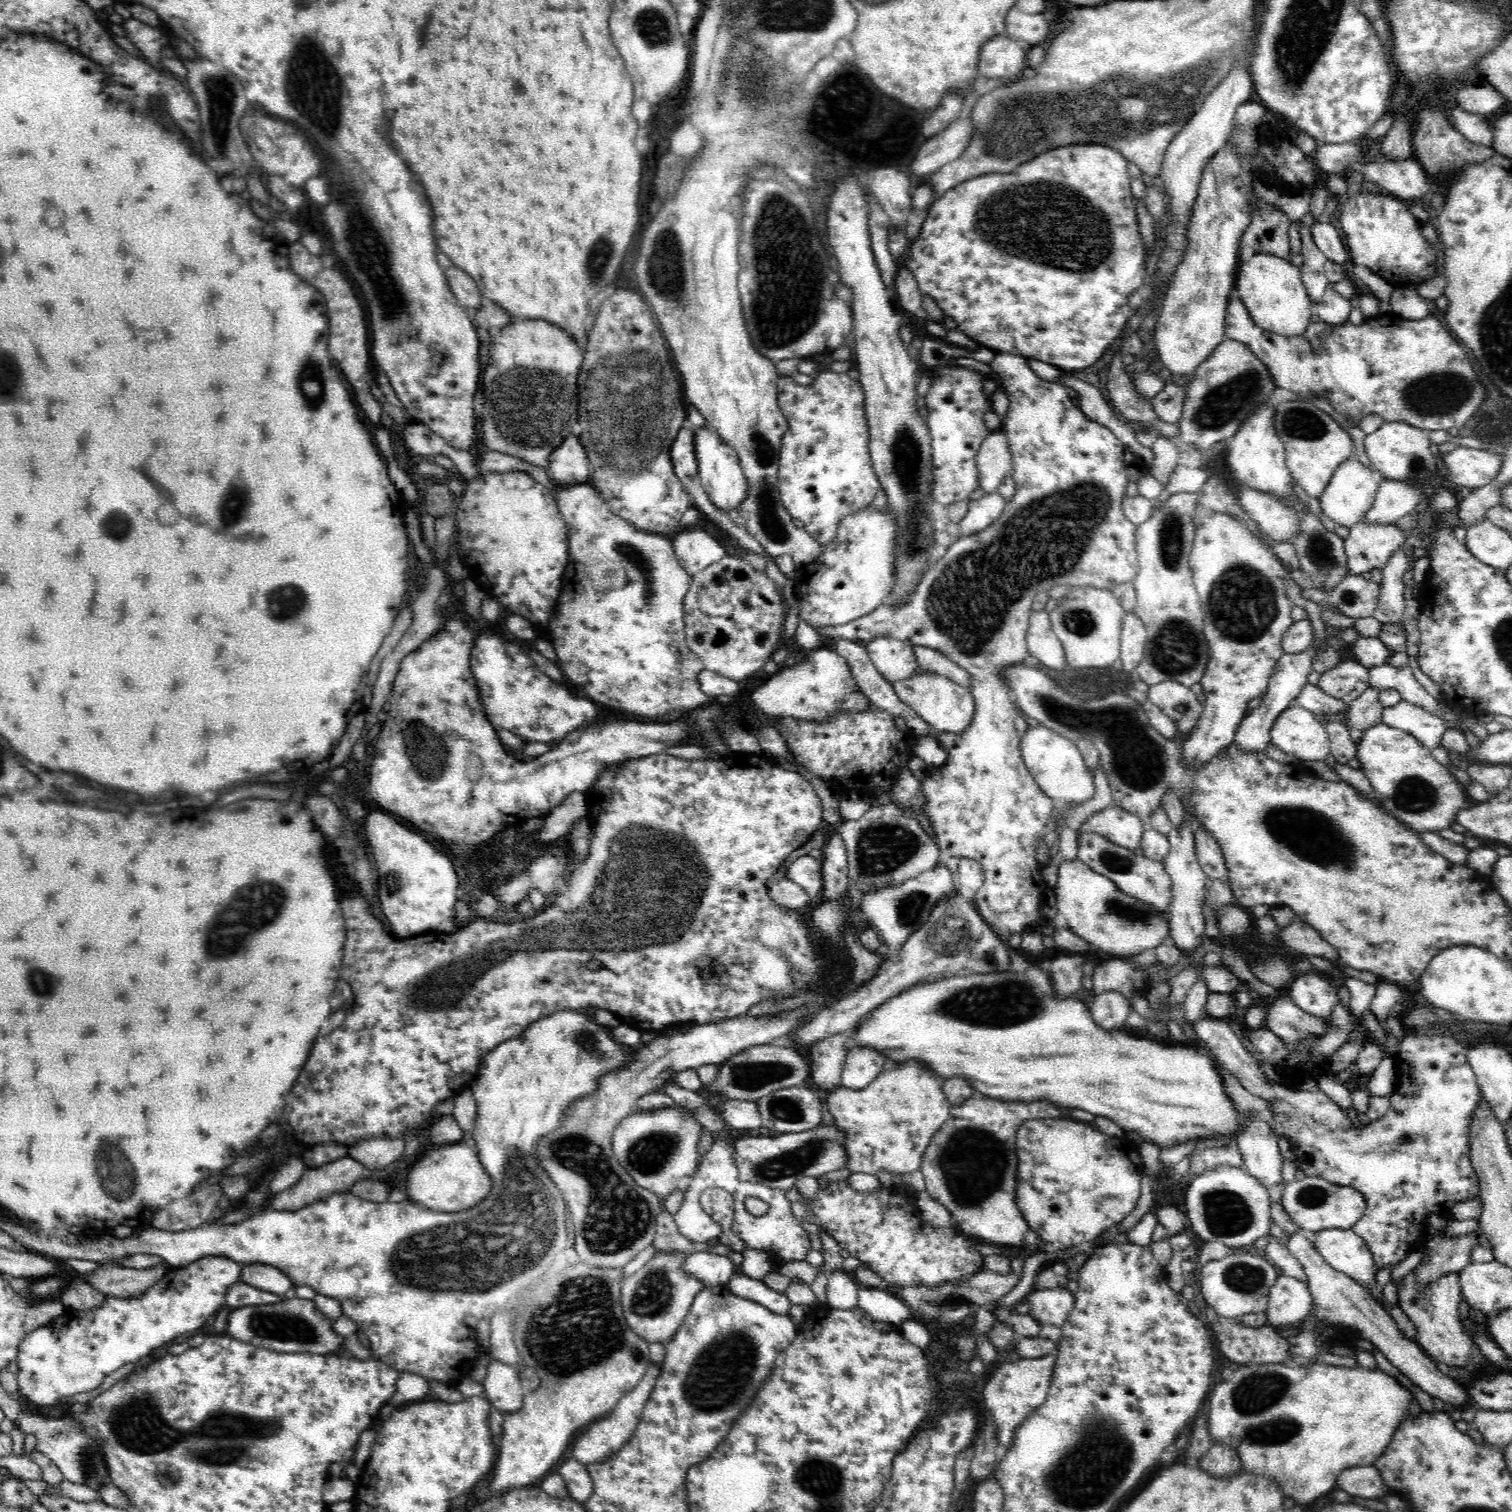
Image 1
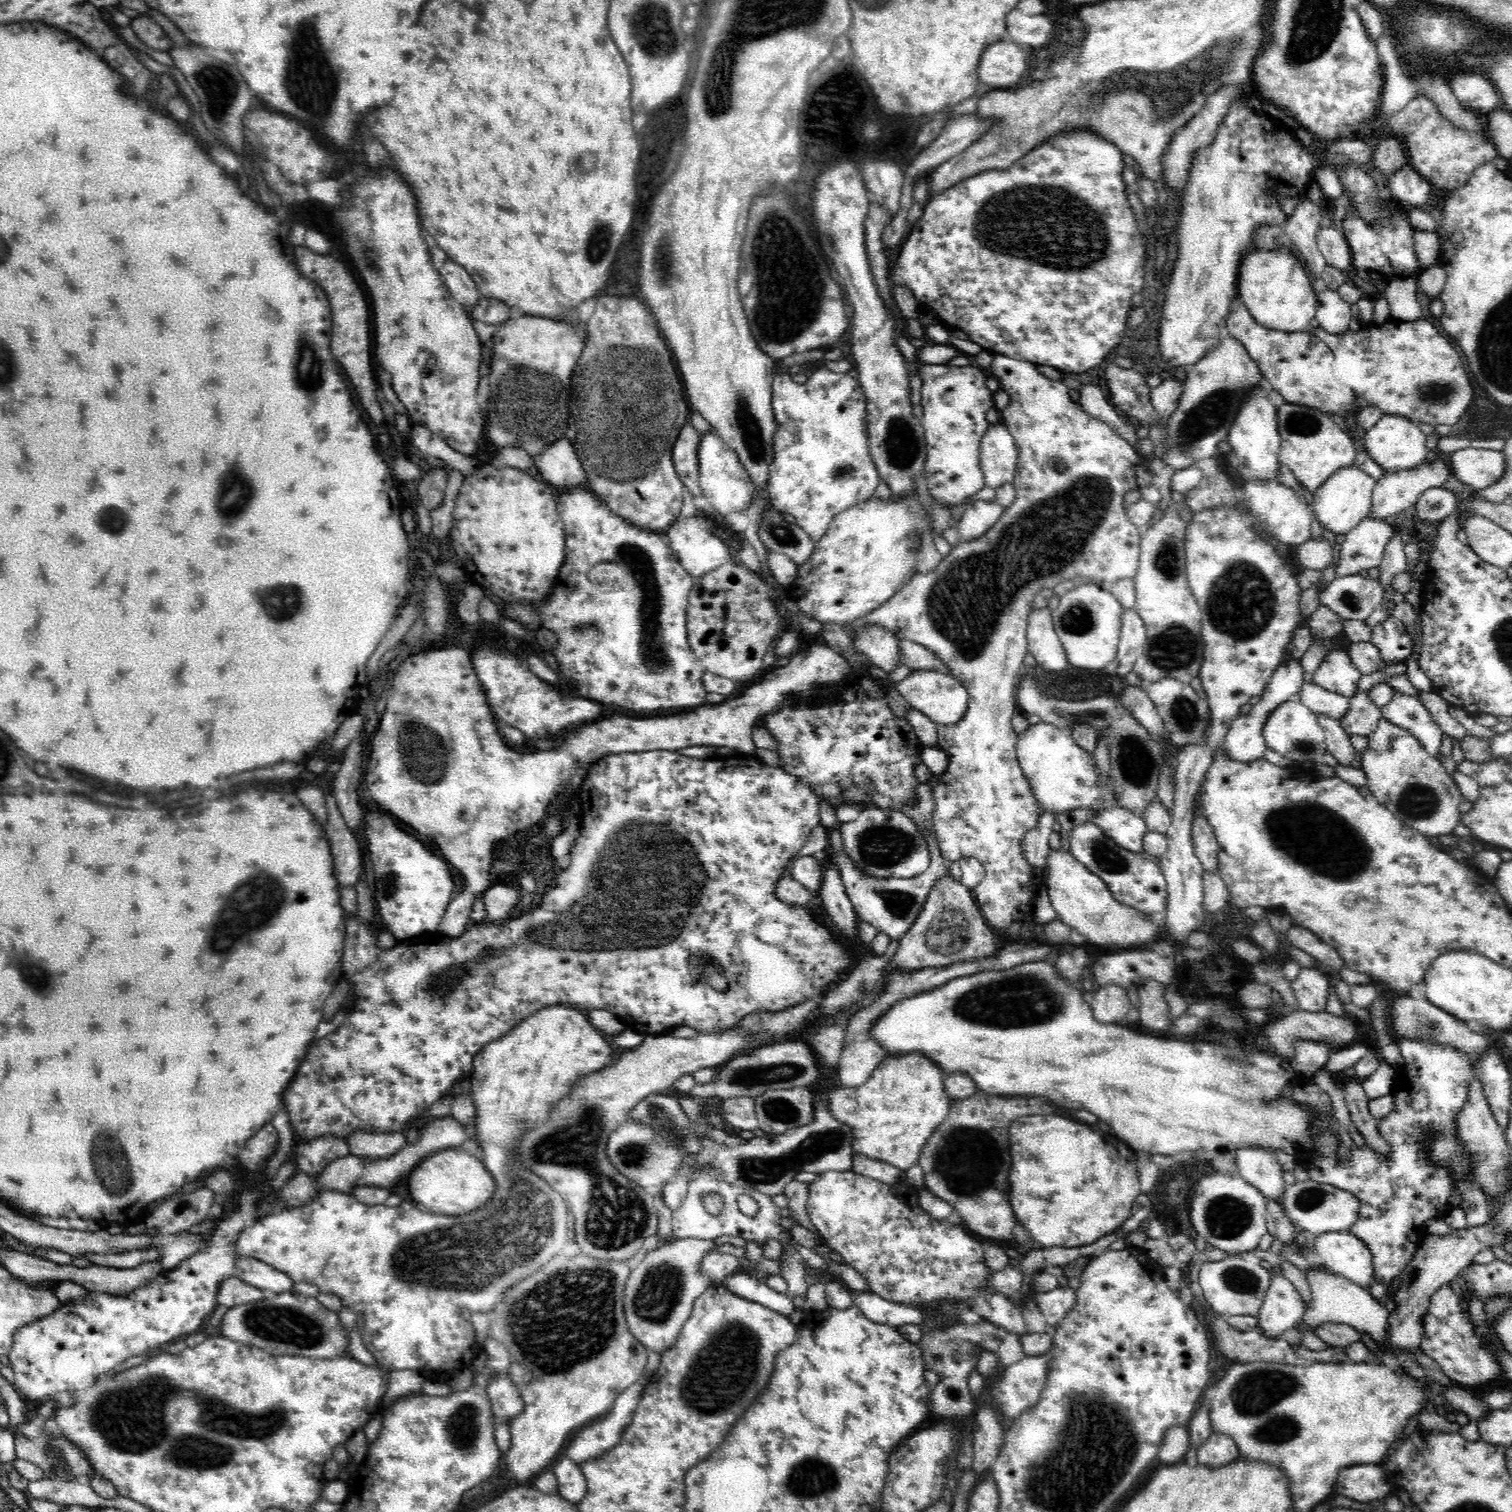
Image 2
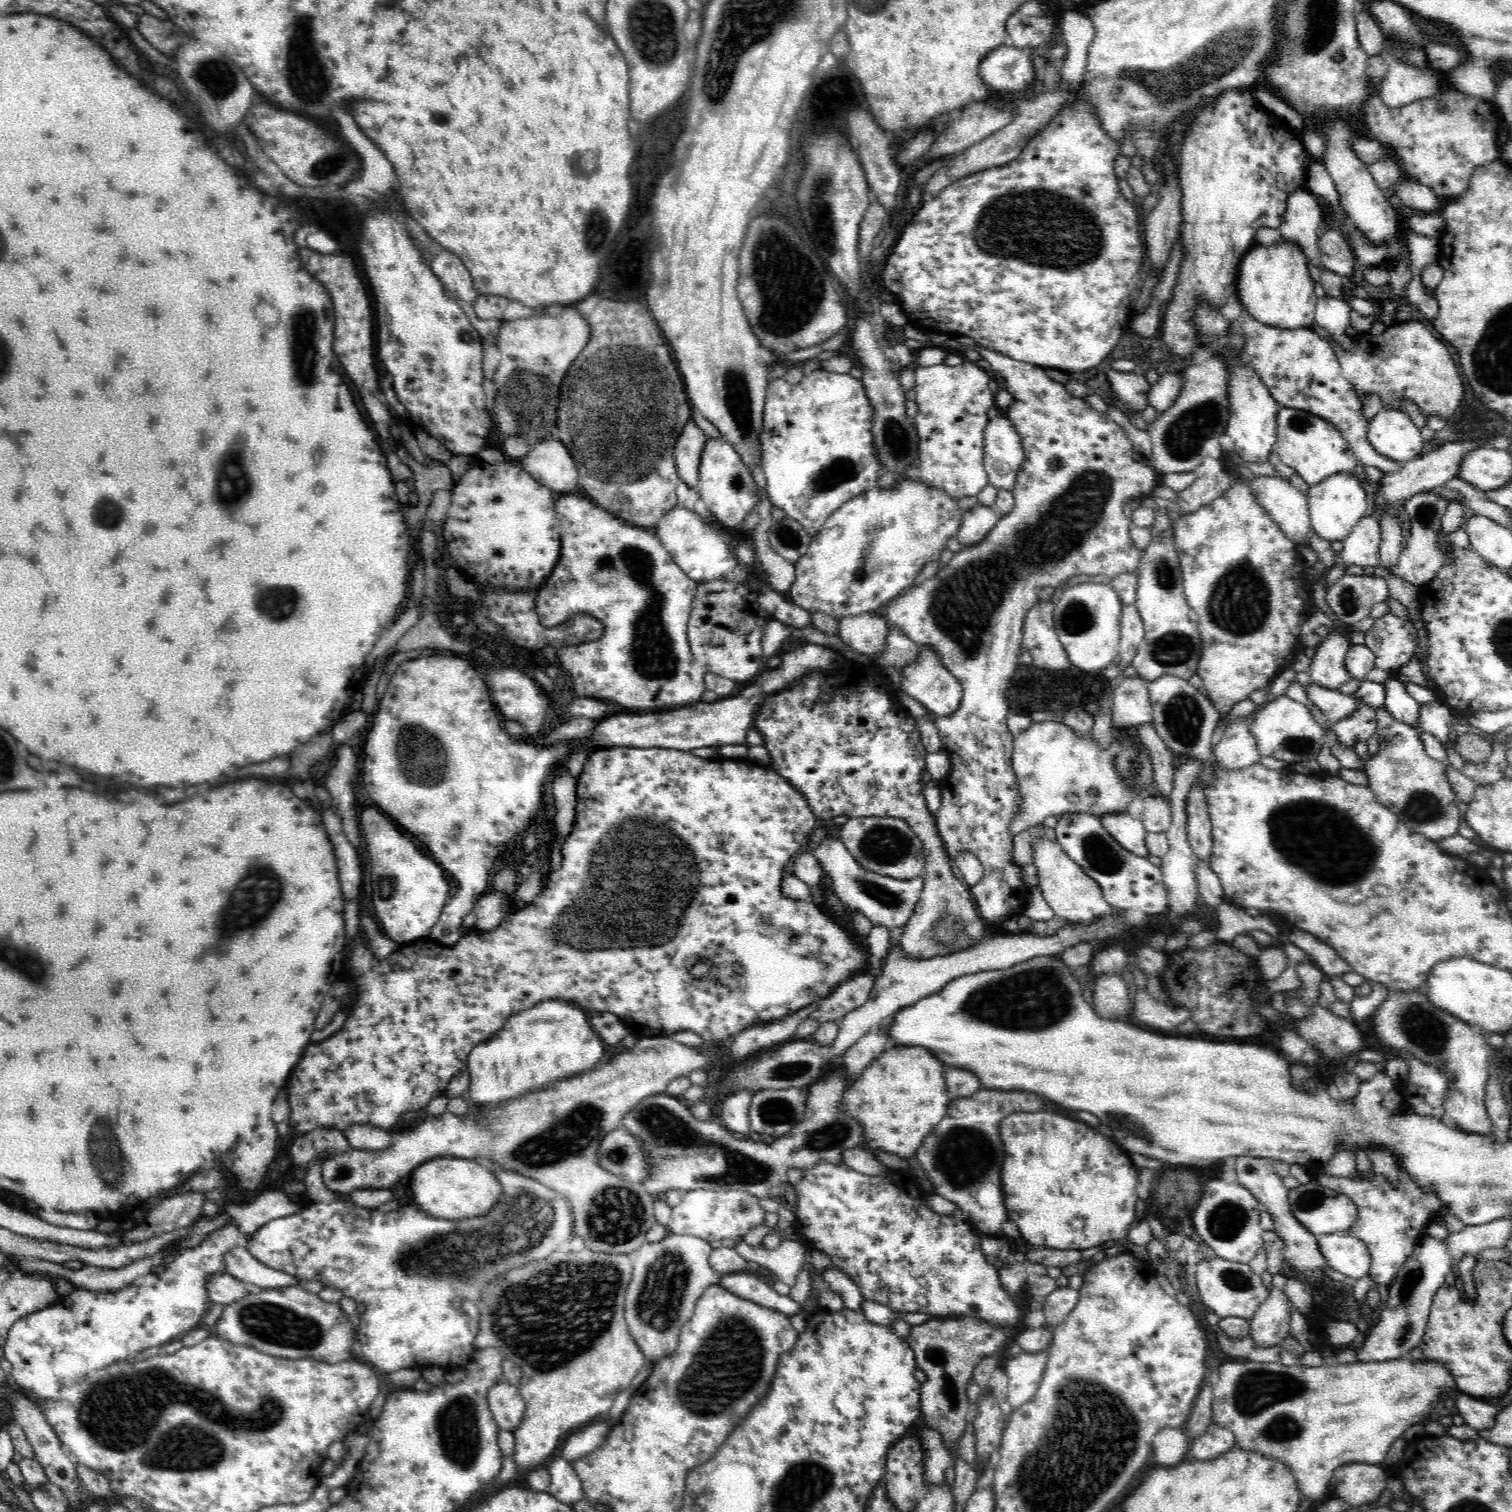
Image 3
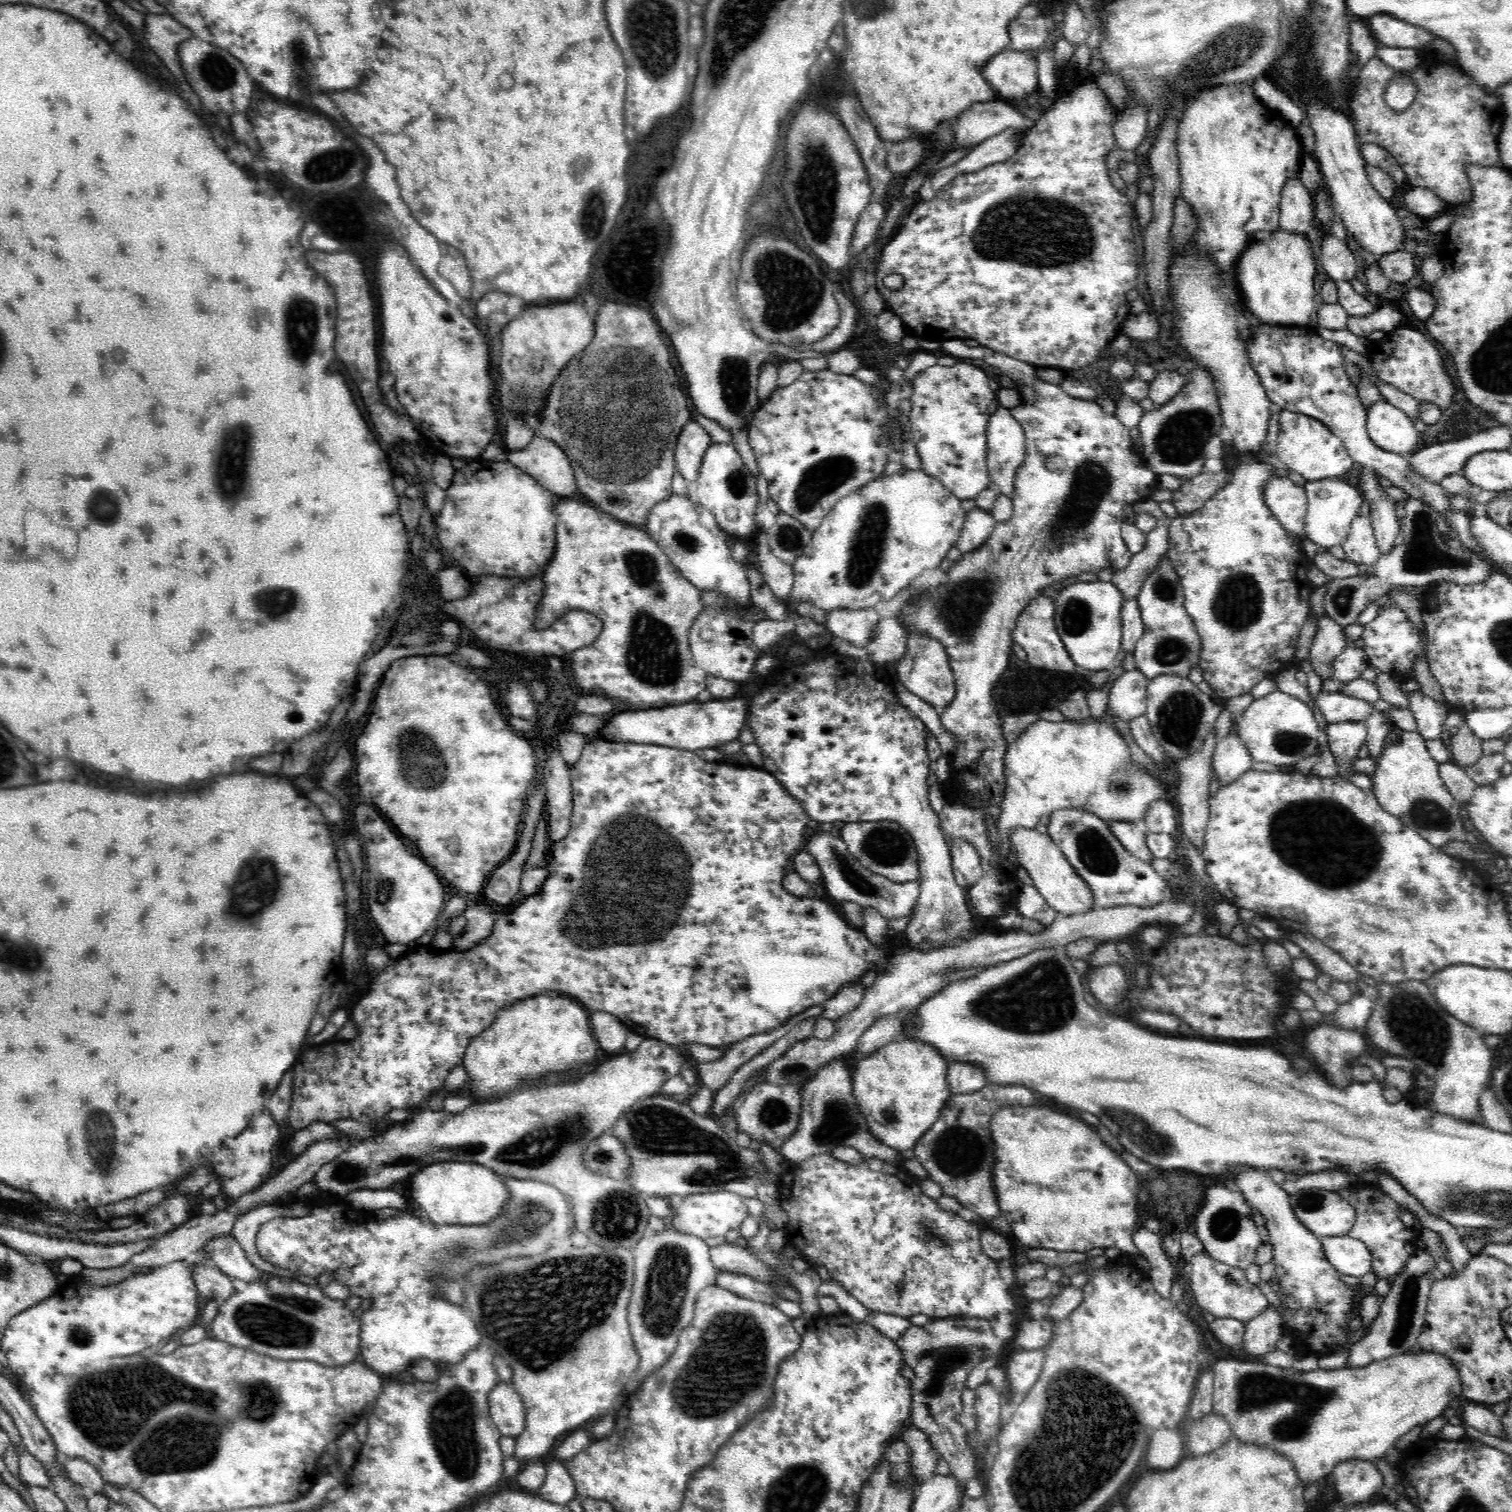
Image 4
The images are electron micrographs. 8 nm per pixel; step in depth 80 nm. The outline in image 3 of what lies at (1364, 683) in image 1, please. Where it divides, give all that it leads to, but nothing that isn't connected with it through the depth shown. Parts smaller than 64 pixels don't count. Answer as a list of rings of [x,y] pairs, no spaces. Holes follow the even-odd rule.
[[[1341,628],[1335,630],[1311,652],[1312,664],[1309,668],[1312,681],[1319,686],[1337,690],[1351,680],[1346,669],[1345,657],[1351,640]]]

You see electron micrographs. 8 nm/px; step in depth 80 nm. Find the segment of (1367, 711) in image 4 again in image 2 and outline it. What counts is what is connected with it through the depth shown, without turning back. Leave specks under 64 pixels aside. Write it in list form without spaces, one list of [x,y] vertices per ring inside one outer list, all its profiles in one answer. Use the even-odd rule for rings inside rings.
[[[1305,681],[1299,694],[1299,702],[1316,714],[1341,719],[1348,712],[1348,697],[1325,690],[1313,682]]]

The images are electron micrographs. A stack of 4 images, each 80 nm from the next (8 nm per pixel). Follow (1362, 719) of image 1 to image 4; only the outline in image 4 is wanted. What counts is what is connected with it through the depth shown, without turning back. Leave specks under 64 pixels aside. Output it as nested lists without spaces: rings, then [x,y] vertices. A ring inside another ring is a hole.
[[[1342,721],[1326,724],[1325,744],[1339,765],[1338,775],[1348,778],[1354,774],[1352,762],[1358,758],[1358,750],[1365,744],[1366,733],[1366,721]]]

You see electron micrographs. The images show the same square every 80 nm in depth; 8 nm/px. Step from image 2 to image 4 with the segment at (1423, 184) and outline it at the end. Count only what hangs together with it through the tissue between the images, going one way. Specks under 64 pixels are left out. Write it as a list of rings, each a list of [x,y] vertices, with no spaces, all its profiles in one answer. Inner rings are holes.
[[[1410,186],[1405,191],[1404,199],[1406,208],[1422,220],[1436,218],[1451,209],[1435,192],[1424,187]]]

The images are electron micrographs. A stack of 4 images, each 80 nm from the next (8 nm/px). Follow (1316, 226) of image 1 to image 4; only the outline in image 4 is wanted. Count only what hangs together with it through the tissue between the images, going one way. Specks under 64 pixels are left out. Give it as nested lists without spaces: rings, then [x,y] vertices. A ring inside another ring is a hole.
[[[1326,235],[1319,240],[1317,253],[1330,279],[1335,282],[1344,280],[1354,282],[1358,268],[1354,254],[1346,241],[1334,235]]]

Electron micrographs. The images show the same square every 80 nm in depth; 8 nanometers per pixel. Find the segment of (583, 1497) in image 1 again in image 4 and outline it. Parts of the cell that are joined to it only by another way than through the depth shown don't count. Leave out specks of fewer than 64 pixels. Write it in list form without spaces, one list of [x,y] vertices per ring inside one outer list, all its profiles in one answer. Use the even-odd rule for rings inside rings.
[[[555,1458],[547,1465],[547,1474],[544,1484],[535,1491],[535,1494],[544,1499],[561,1505],[567,1505],[576,1498],[576,1483],[565,1465],[565,1461]]]

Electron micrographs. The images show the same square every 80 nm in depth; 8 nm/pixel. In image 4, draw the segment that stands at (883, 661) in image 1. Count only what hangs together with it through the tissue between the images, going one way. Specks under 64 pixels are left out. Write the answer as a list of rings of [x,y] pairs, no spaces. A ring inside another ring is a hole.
[[[834,608],[827,614],[826,628],[834,637],[846,640],[857,648],[868,647],[875,634],[873,629],[879,622],[876,608],[860,608],[860,610],[846,610]]]

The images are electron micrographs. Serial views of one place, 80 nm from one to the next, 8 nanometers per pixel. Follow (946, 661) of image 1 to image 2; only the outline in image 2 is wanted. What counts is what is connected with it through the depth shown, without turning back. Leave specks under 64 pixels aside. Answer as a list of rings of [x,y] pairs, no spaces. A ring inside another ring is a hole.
[[[899,639],[901,654],[903,654],[904,665],[915,670],[937,670],[948,676],[954,676],[952,669],[946,665],[938,656],[928,648],[911,642],[910,640]]]

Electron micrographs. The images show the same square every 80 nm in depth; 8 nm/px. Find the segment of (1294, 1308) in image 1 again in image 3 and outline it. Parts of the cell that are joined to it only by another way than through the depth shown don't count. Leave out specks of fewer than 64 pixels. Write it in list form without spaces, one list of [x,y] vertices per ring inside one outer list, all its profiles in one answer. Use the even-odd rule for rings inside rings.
[[[1285,1273],[1273,1276],[1269,1295],[1250,1319],[1250,1333],[1256,1345],[1280,1344],[1290,1334],[1293,1304],[1284,1290],[1287,1277]]]

